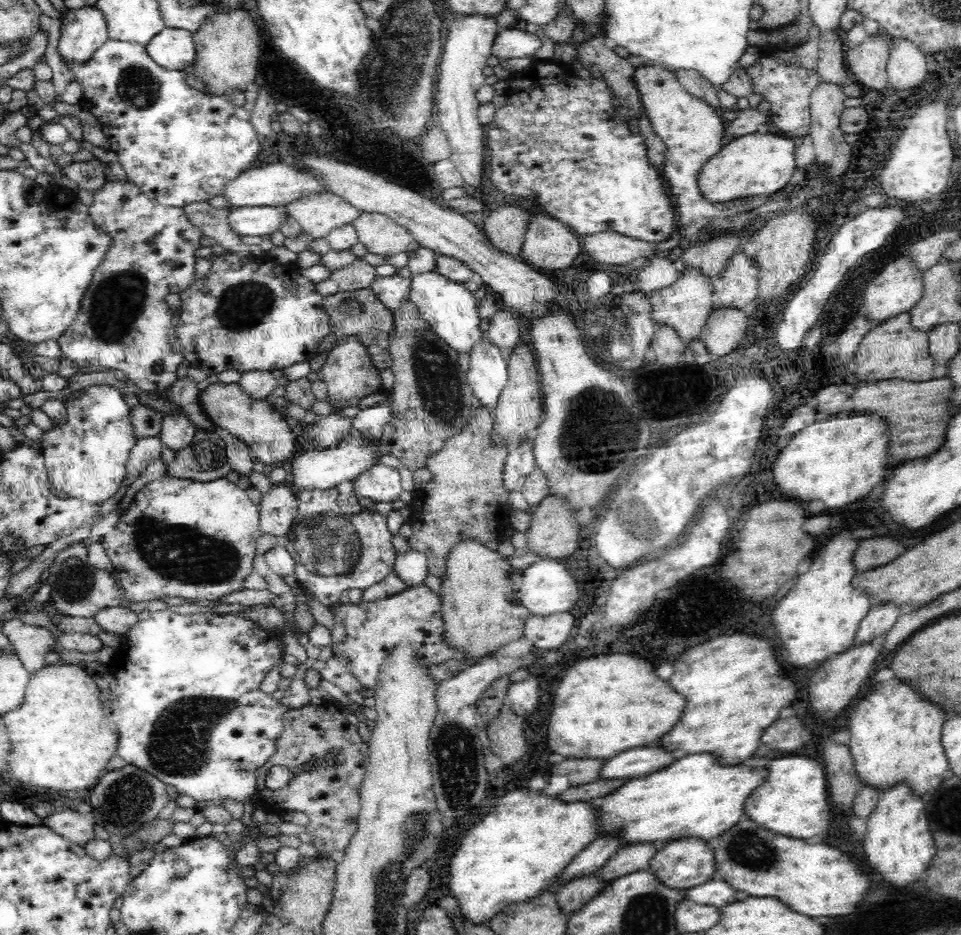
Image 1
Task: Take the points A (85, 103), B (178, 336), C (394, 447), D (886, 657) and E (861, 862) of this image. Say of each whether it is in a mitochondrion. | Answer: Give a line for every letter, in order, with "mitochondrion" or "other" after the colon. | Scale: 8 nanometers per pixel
A: other
B: other
C: other
D: other
E: other

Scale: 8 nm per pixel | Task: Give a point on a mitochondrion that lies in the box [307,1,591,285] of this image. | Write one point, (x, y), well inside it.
(405, 82)

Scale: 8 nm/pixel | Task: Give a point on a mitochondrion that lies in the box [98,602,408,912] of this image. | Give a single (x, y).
(179, 744)

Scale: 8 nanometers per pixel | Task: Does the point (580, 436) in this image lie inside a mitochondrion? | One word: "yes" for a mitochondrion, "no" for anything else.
yes

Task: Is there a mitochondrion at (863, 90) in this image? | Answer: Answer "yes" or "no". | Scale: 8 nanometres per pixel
no

